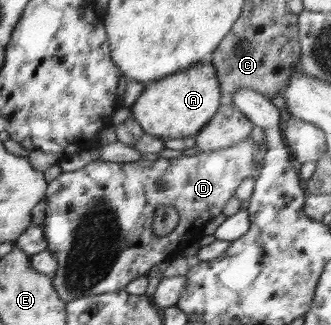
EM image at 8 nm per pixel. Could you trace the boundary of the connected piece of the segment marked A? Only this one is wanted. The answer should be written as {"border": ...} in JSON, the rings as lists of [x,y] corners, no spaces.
{"border":[[[211,61],[191,66],[189,70],[171,74],[159,81],[148,83],[141,96],[132,104],[133,118],[149,135],[162,140],[195,136],[218,112],[221,80]]]}

